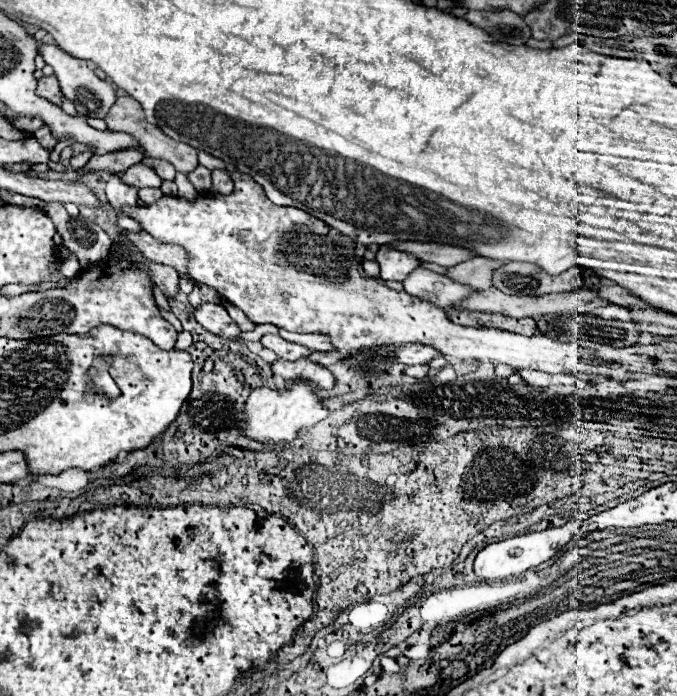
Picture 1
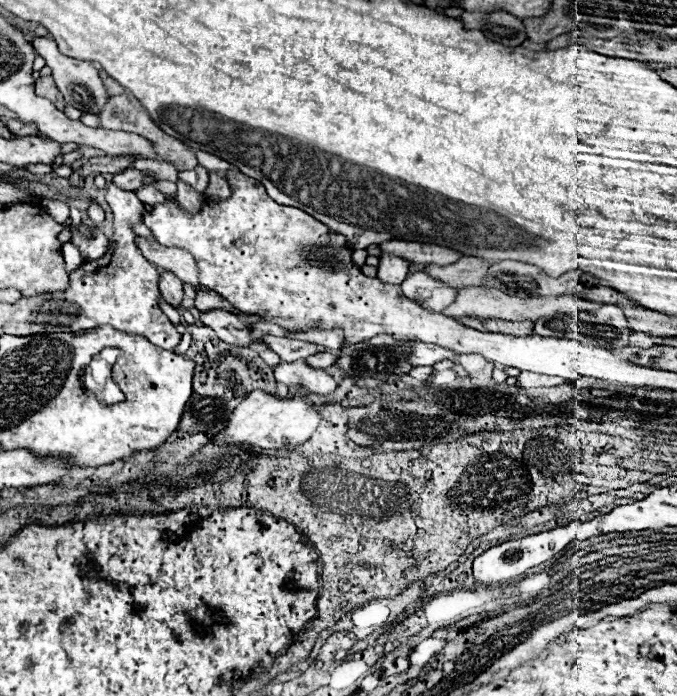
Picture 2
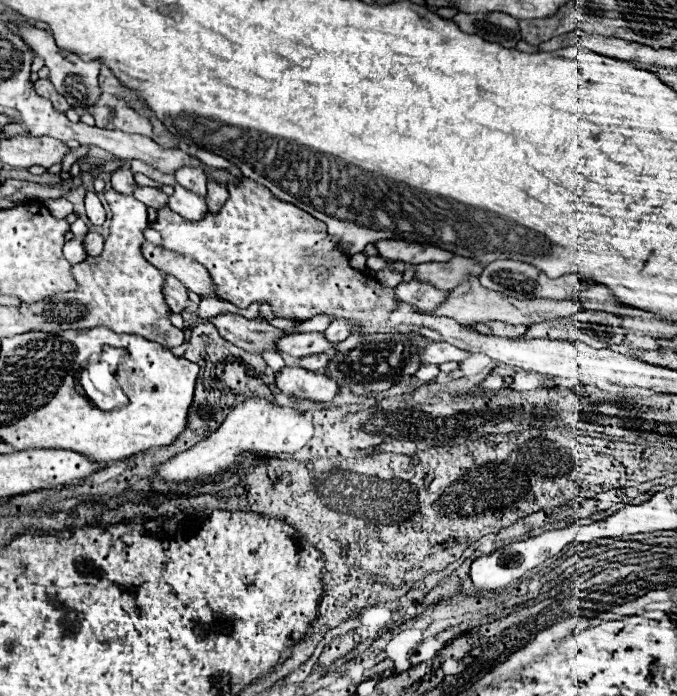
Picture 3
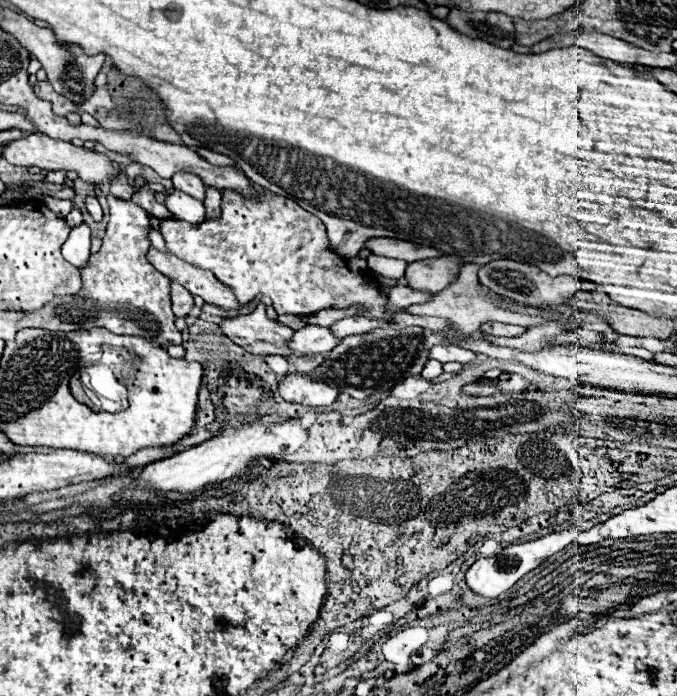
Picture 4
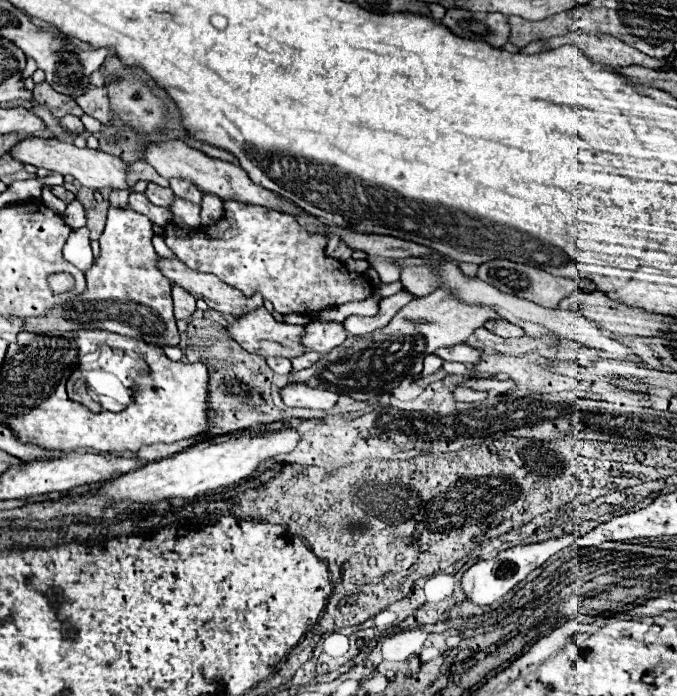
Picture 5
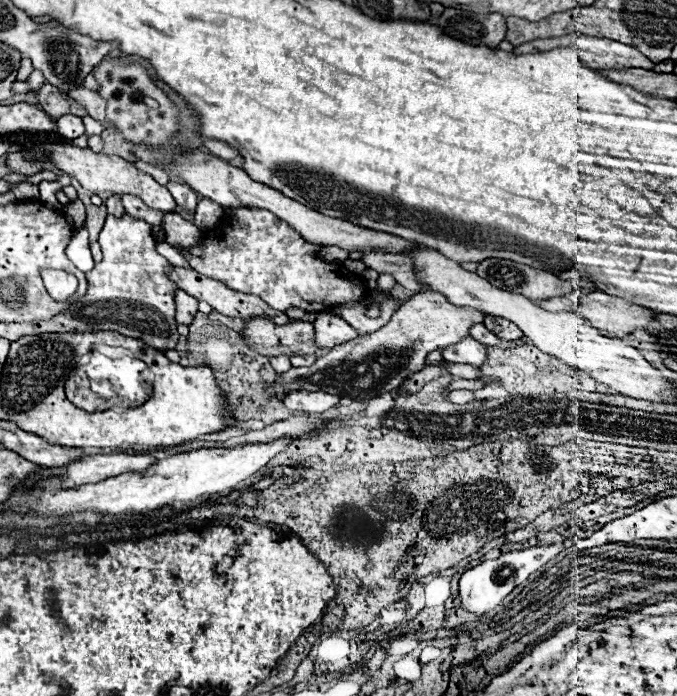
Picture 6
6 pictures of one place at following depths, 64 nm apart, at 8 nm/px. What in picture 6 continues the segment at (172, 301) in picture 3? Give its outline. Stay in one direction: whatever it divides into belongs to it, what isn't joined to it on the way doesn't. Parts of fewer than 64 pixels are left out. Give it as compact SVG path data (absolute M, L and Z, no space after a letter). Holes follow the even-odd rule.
M176 290L176 322L190 326L196 312L198 312L198 300L194 300L182 290Z

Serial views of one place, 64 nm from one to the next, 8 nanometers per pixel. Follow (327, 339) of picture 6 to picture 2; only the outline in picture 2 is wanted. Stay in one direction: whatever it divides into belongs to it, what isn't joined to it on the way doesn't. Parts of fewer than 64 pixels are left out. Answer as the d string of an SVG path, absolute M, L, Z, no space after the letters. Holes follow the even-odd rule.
M264 336L264 342L270 350L274 350L284 362L296 362L304 360L306 356L312 356L314 352L324 352L322 346L304 342L304 340L292 340L292 338L276 338L276 336Z

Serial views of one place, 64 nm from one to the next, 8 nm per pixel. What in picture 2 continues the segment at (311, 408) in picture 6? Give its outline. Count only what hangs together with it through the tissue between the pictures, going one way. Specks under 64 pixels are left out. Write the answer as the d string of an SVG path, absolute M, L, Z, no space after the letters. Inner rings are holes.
M298 360L294 364L278 364L274 368L274 376L276 382L288 386L288 388L304 388L312 394L332 394L336 390L336 382L330 374L326 374L324 370L316 370L310 368L308 364L304 364L304 360Z

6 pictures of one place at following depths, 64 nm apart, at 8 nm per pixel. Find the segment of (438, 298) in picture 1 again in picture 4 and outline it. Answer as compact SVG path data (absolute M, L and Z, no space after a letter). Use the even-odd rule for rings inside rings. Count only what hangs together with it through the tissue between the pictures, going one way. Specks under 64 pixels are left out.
M394 286L390 296L388 296L388 304L386 304L386 316L394 314L394 312L400 312L412 304L422 304L422 302L428 302L432 300L434 294L430 292L416 292L408 286Z

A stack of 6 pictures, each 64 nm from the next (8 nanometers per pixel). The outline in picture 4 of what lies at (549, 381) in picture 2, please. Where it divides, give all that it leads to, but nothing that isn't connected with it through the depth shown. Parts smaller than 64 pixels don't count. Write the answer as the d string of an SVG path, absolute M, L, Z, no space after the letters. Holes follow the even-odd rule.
M510 376L508 380L494 380L494 386L498 392L524 392L528 388L528 382L522 380L522 376Z

